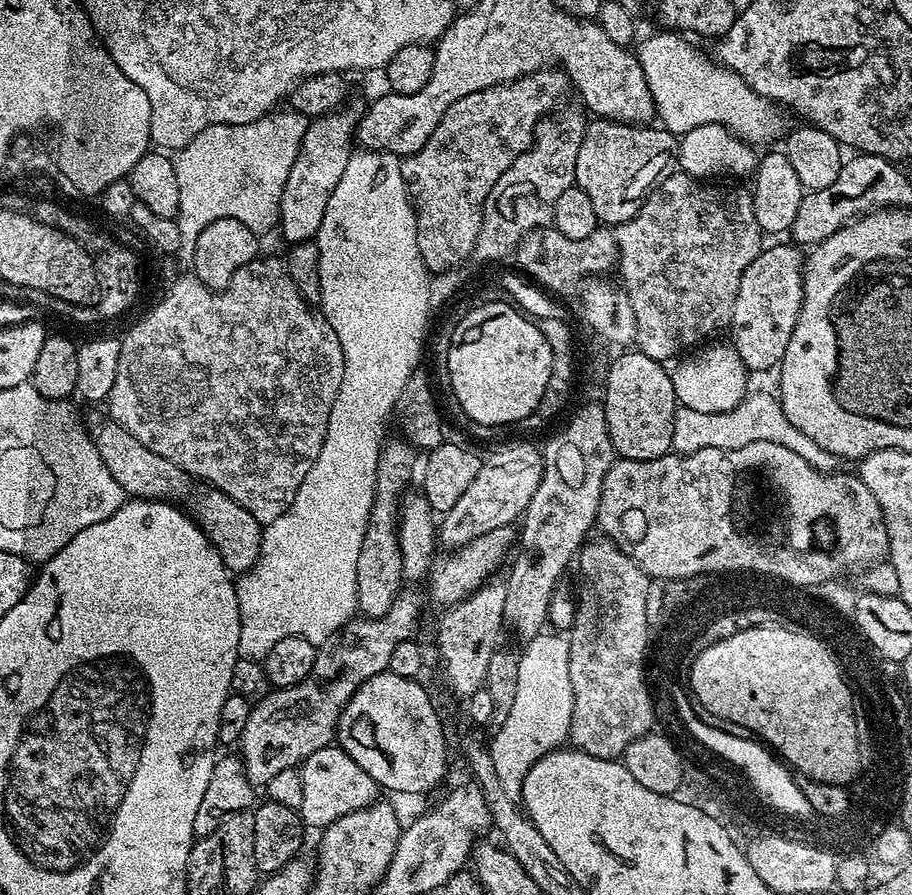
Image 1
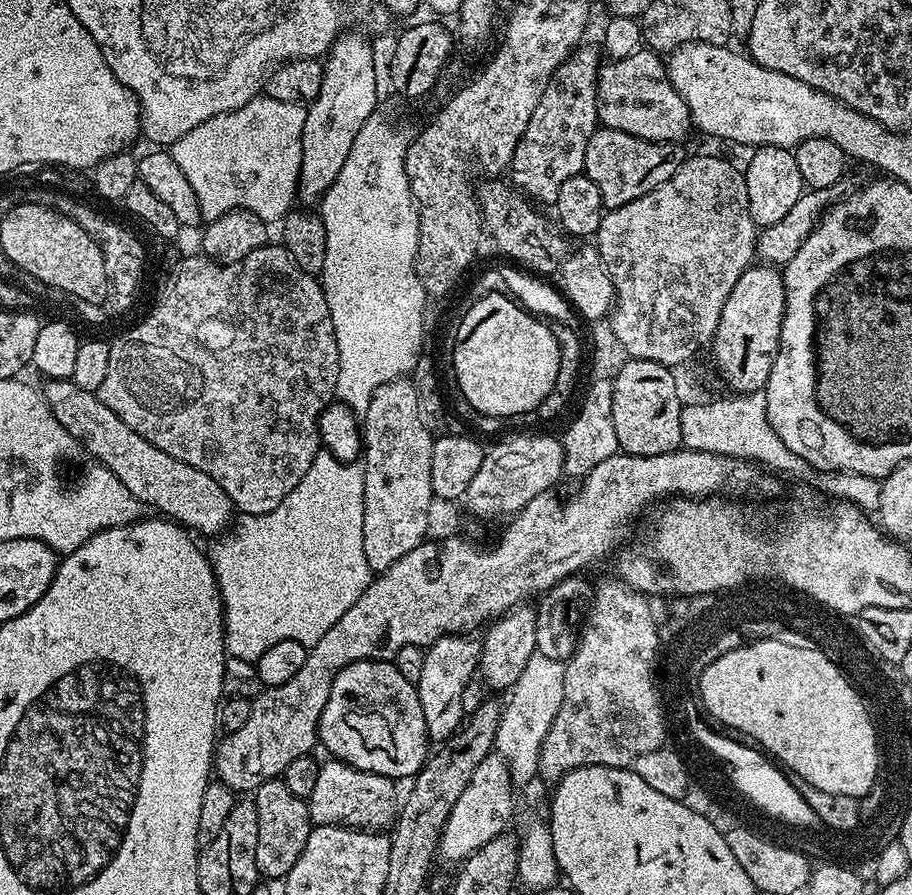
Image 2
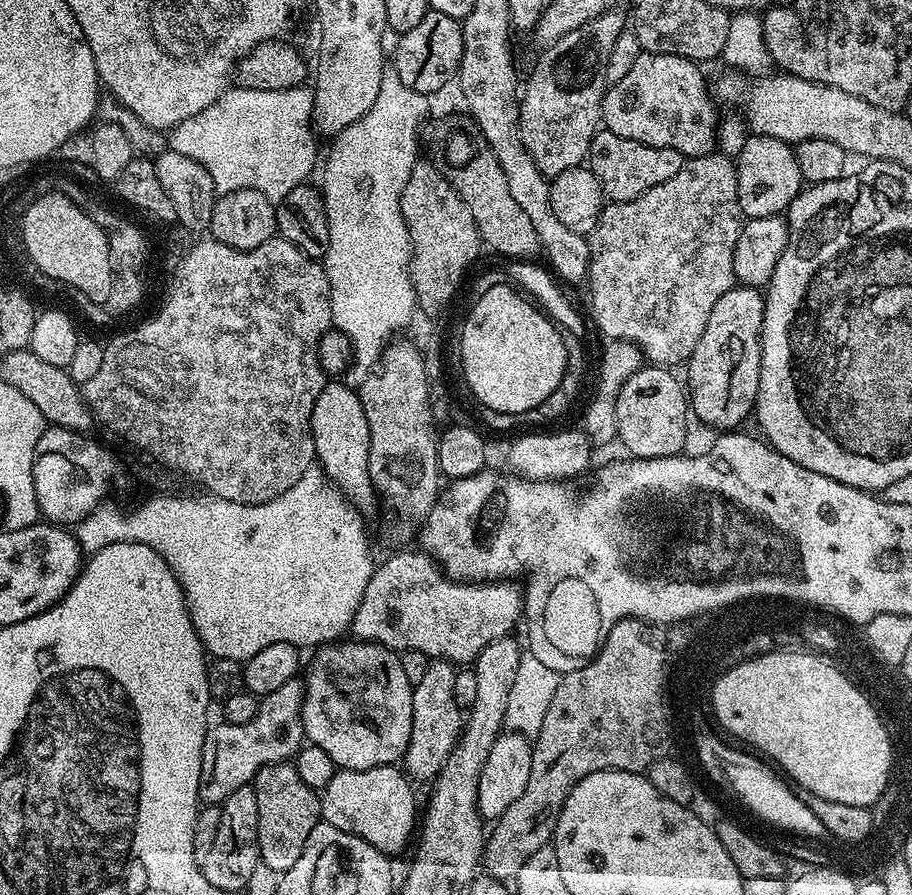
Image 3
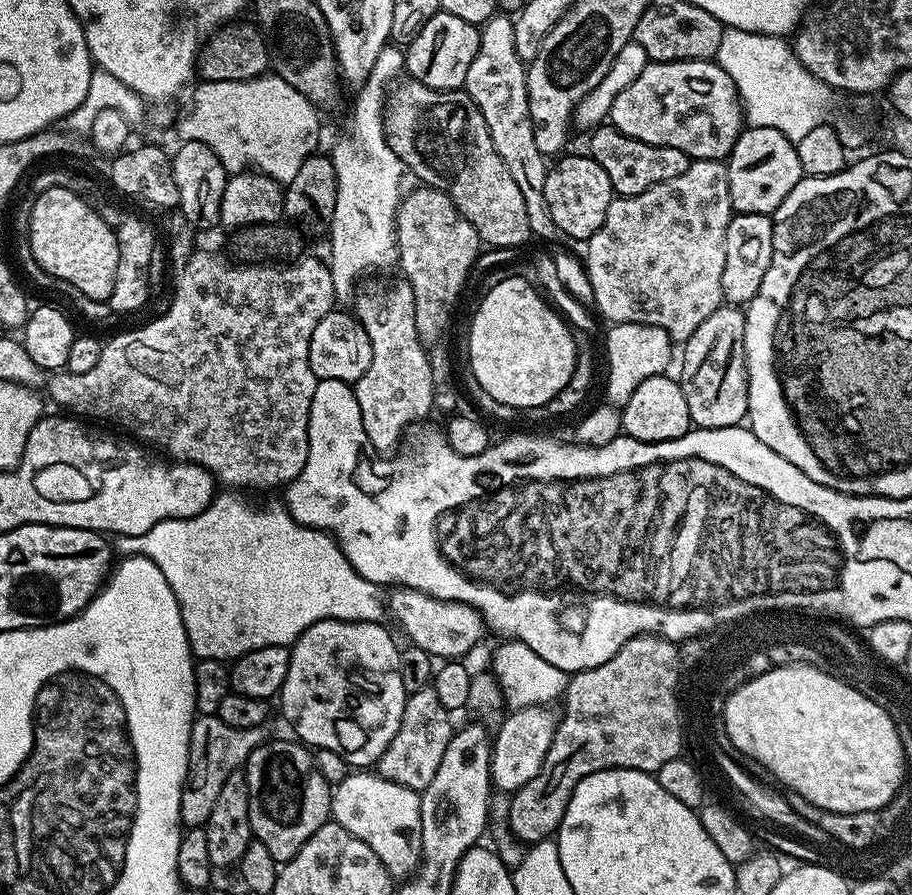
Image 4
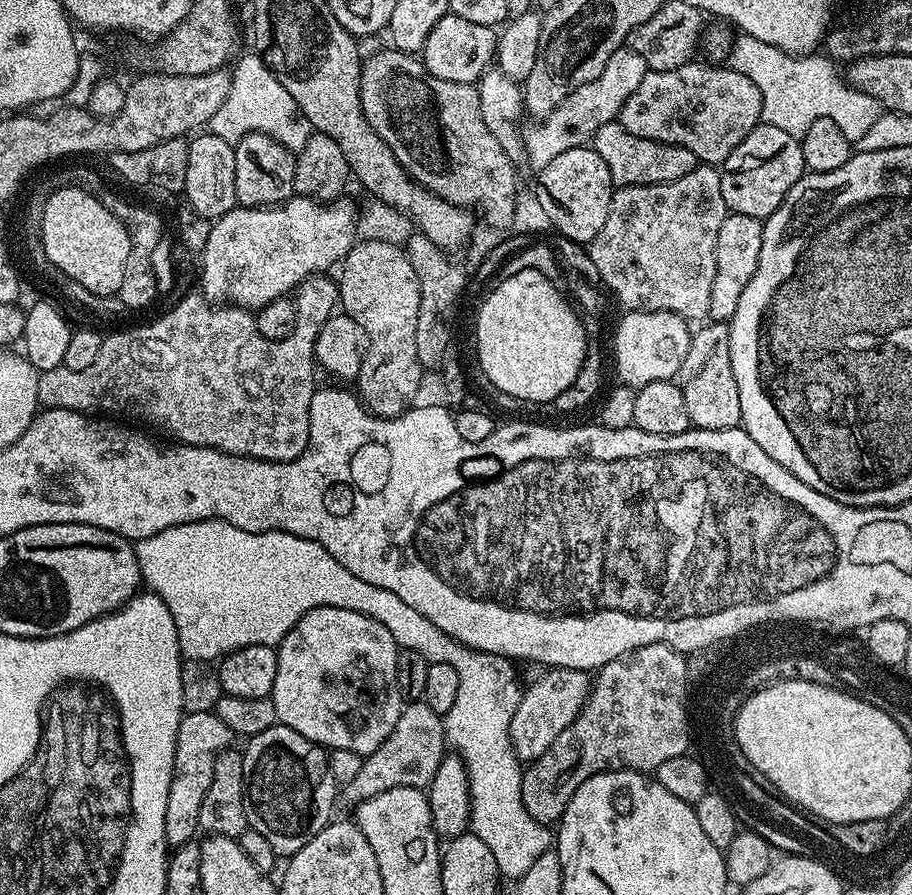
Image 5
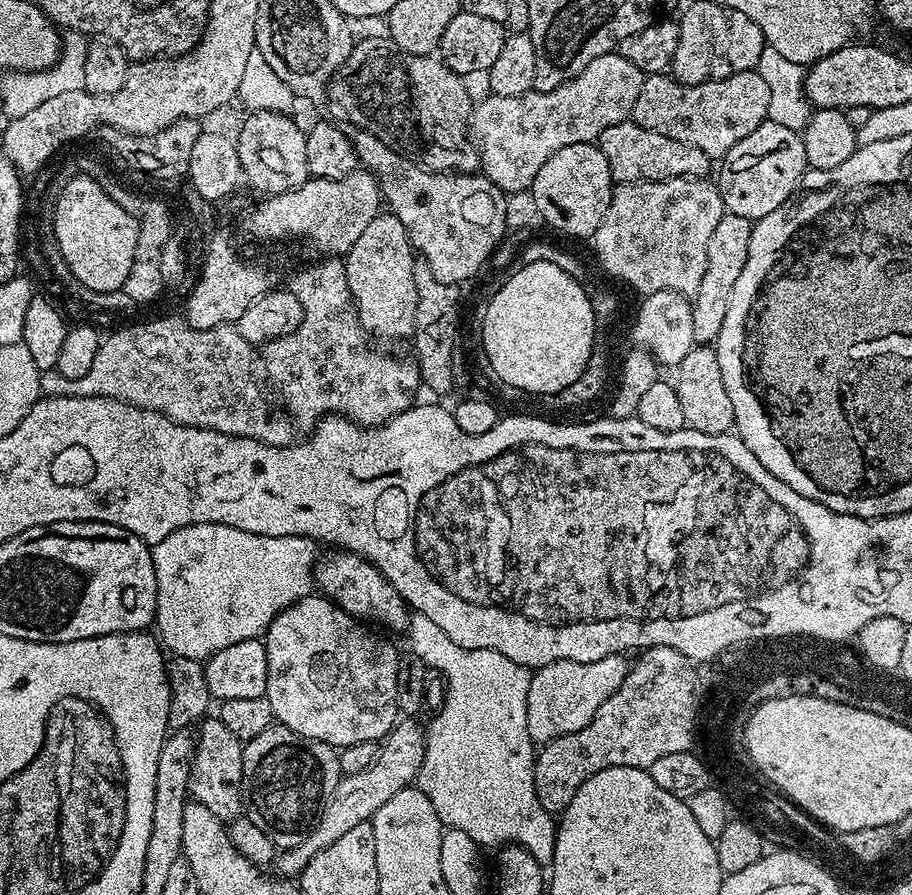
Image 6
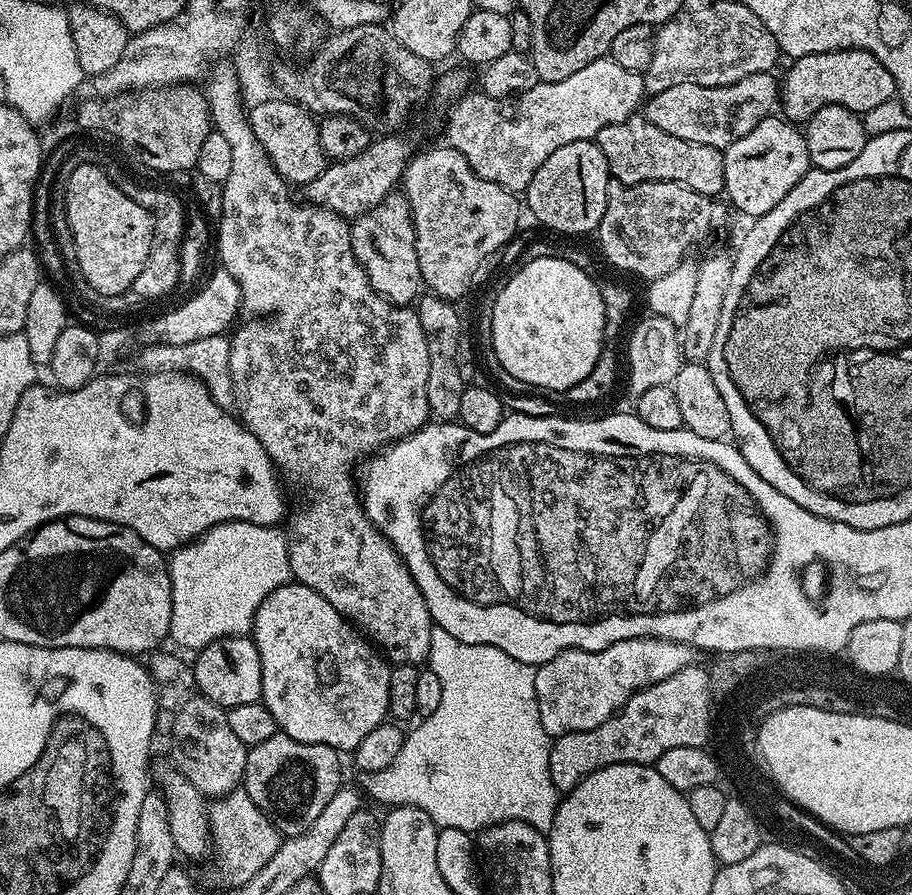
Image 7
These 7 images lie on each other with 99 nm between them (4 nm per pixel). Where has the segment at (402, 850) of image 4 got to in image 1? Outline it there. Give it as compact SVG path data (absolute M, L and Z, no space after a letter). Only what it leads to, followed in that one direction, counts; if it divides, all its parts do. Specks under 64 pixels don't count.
M329 746L322 750L314 750L310 758L299 765L302 778L302 806L299 808L300 819L309 829L323 830L338 818L350 814L354 810L362 810L366 806L377 803L378 786L350 754L346 754L339 746Z

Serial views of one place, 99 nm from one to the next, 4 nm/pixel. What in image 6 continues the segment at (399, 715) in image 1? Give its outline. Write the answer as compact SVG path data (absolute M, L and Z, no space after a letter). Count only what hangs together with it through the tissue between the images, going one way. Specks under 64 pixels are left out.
M323 594L306 595L279 612L262 637L268 670L267 697L276 720L294 730L294 734L337 750L358 742L383 741L398 723L396 699L401 653L371 630Z

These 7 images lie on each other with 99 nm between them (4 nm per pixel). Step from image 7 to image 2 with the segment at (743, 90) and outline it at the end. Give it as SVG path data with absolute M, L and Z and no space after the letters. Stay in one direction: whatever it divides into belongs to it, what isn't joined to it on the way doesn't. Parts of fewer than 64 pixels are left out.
M641 50L621 60L609 59L601 67L596 118L603 127L622 130L622 134L634 134L634 138L646 138L650 142L684 142L688 132L693 131L690 110L669 82L665 61L651 50Z

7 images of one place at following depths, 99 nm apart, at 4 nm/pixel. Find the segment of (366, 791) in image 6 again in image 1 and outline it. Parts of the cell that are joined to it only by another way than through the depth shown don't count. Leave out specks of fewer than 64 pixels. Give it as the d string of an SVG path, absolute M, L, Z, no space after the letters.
M489 582L465 600L451 605L440 620L440 633L436 636L436 648L440 651L440 664L444 667L444 680L460 695L467 698L474 690L484 687L486 666L490 666L490 654L501 643L500 631L505 631L506 583Z

